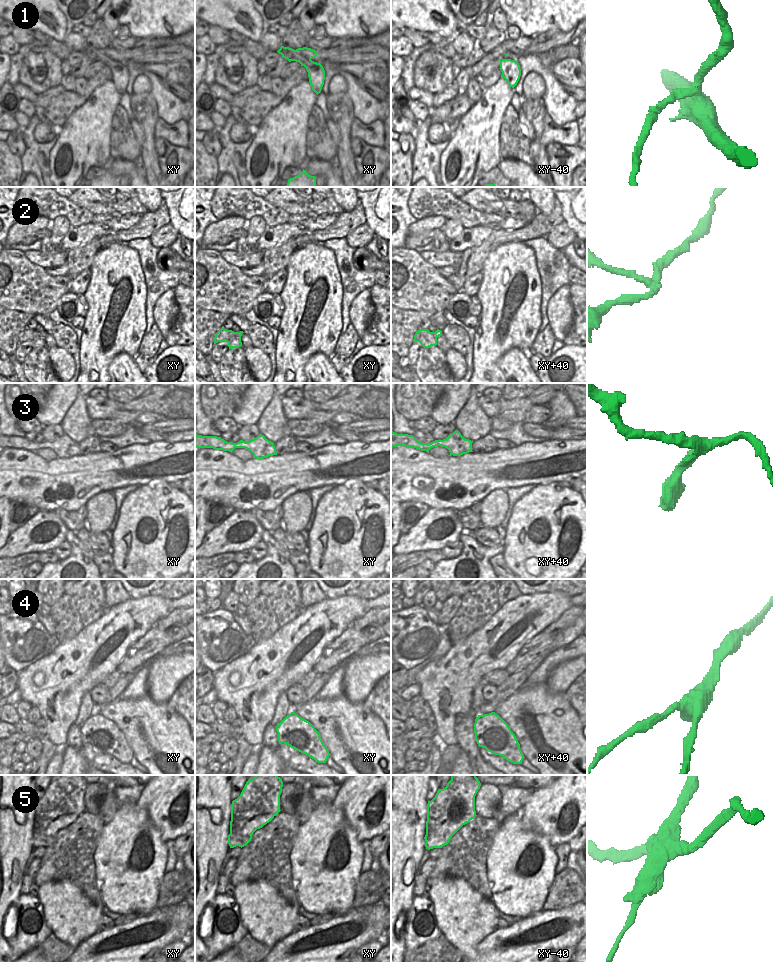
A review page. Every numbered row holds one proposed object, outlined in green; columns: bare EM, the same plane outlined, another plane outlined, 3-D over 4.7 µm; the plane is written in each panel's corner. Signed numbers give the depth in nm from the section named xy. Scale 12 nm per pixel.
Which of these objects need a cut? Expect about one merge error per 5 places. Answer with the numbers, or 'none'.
1, 2, 5

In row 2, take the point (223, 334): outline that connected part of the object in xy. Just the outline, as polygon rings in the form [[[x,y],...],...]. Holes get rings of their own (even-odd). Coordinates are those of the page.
[[[221,328],[215,335],[214,337],[214,343],[218,343],[218,342],[223,342],[226,341],[232,337],[238,337],[241,338],[242,334],[244,332],[240,331],[240,332],[234,332],[234,331],[228,331],[227,329]]]

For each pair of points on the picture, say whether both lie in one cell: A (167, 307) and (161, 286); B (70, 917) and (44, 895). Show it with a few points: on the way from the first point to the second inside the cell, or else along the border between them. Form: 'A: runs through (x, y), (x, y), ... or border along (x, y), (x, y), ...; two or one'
A: border along (173, 288), (166, 291), (157, 300), (152, 314); two
B: runs through (64, 911), (50, 897); one

